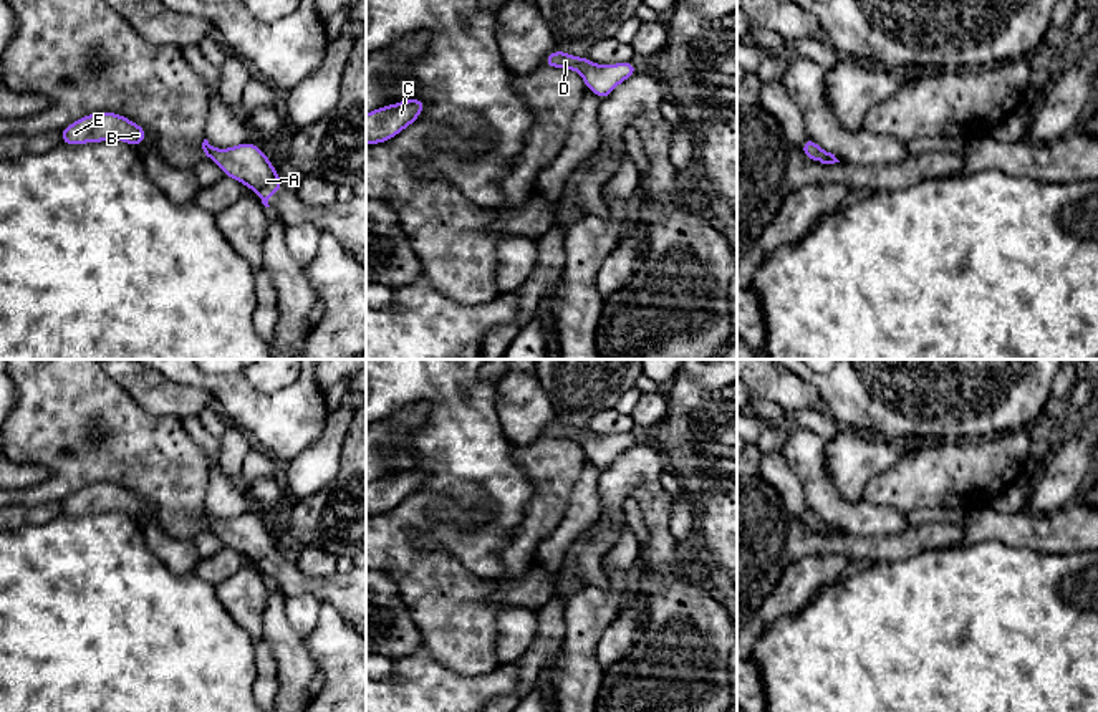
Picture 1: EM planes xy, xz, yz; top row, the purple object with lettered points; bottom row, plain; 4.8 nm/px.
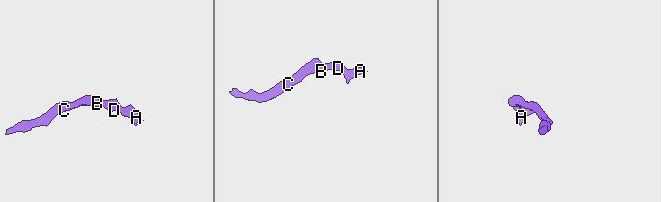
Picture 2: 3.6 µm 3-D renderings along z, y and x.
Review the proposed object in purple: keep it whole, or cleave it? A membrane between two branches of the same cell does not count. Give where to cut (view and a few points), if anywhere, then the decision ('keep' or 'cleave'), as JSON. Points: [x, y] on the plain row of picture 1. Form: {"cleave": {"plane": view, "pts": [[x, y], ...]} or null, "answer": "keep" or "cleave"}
{"cleave": null, "answer": "keep"}

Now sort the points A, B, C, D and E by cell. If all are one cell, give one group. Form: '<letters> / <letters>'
A B C D E

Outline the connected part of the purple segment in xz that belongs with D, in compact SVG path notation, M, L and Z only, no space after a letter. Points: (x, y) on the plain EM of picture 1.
M561 421L551 422L545 429L543 437L578 442L585 452L585 457L593 462L600 472L609 467L619 454L638 444L633 432L595 435L588 427L578 429Z

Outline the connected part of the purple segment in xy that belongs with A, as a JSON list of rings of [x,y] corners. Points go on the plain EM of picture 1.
[[[204,510],[202,520],[224,546],[252,560],[265,578],[270,578],[268,571],[277,561],[285,560],[267,525],[248,512],[229,520],[217,520]]]

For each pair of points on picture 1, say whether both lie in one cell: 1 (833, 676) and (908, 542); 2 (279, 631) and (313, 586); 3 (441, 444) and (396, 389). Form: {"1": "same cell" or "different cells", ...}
{"1": "different cells", "2": "different cells", "3": "same cell"}

